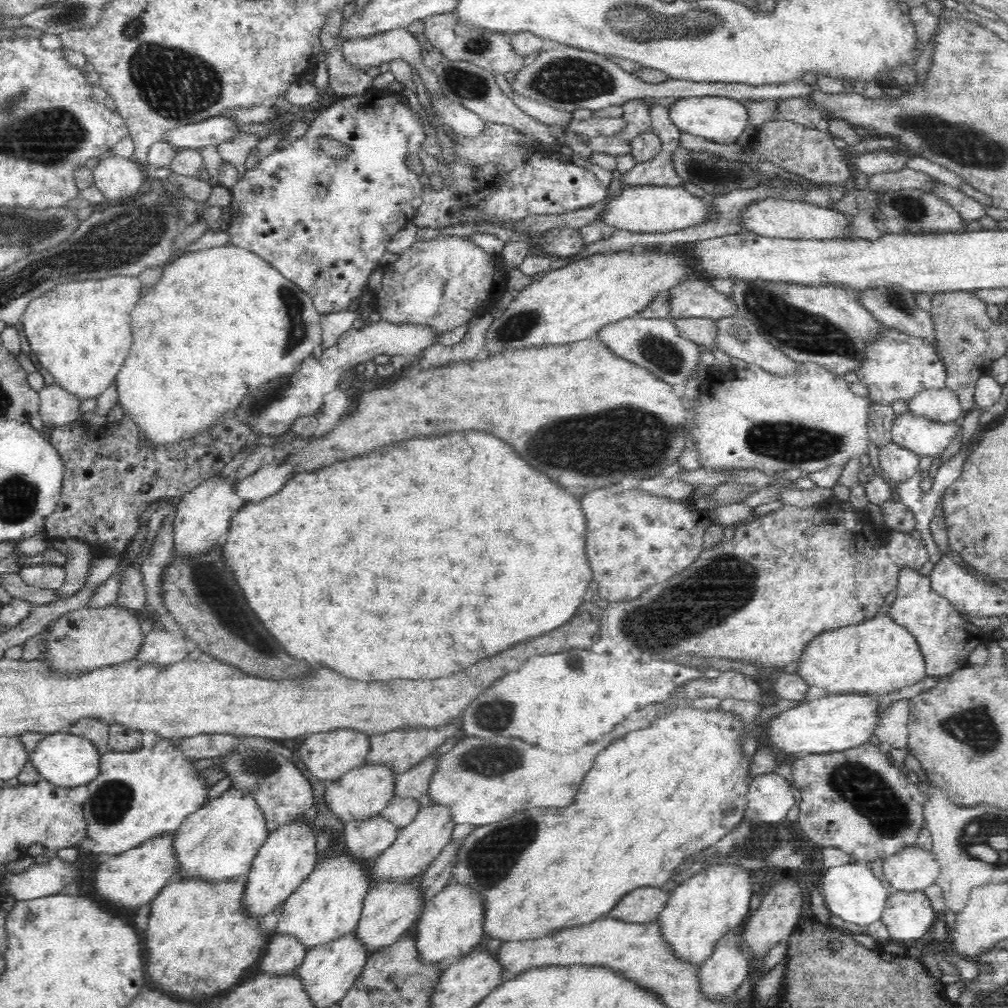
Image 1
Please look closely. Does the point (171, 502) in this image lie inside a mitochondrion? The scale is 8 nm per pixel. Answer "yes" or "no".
no

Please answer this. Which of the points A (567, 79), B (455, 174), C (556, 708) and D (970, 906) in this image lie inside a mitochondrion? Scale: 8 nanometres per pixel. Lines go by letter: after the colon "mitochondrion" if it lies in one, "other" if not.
A: mitochondrion
B: other
C: other
D: other

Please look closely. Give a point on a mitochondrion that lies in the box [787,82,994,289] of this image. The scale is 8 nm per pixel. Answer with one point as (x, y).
(907, 208)

